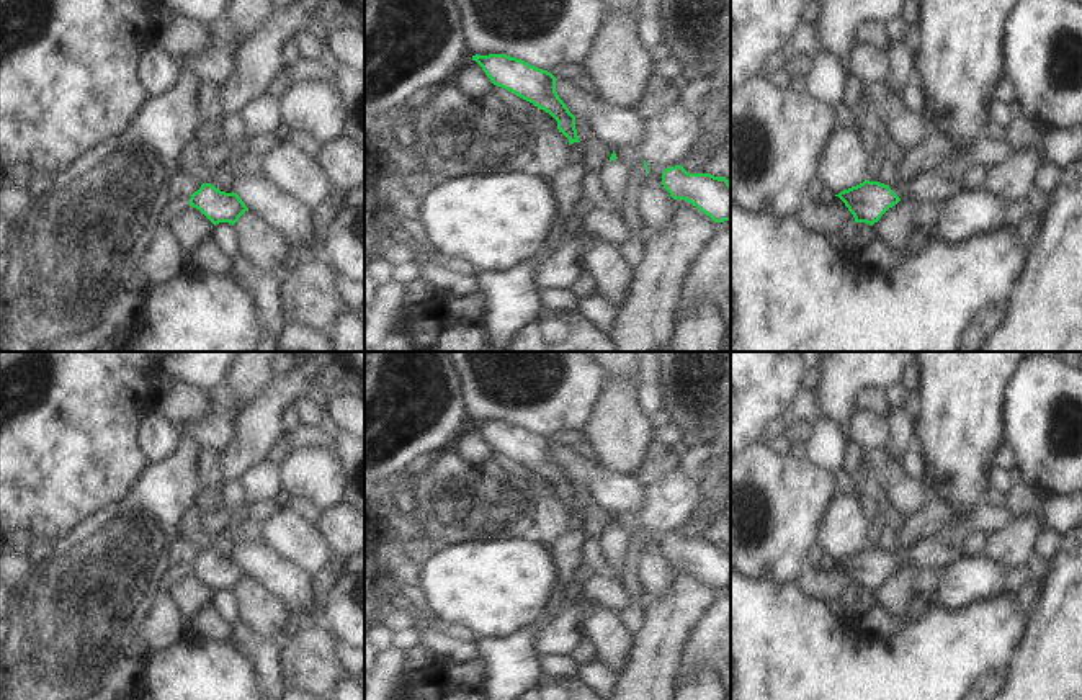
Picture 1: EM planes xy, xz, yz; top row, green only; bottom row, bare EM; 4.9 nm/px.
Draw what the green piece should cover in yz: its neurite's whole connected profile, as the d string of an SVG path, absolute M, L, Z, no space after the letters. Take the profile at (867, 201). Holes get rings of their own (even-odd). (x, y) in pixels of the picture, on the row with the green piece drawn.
M870 180L843 190L835 196L845 203L855 222L866 222L870 226L878 222L889 208L901 201L889 185Z

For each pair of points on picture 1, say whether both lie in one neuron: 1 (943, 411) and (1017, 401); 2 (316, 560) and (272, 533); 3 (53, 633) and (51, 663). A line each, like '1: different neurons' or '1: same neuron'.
1: different neurons
2: same neuron
3: different neurons

